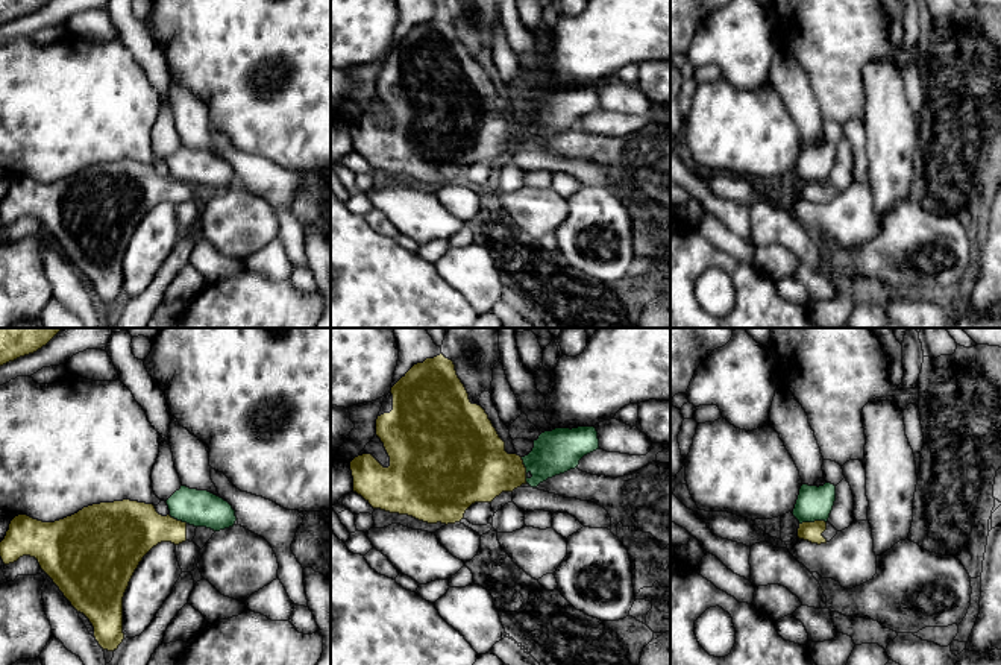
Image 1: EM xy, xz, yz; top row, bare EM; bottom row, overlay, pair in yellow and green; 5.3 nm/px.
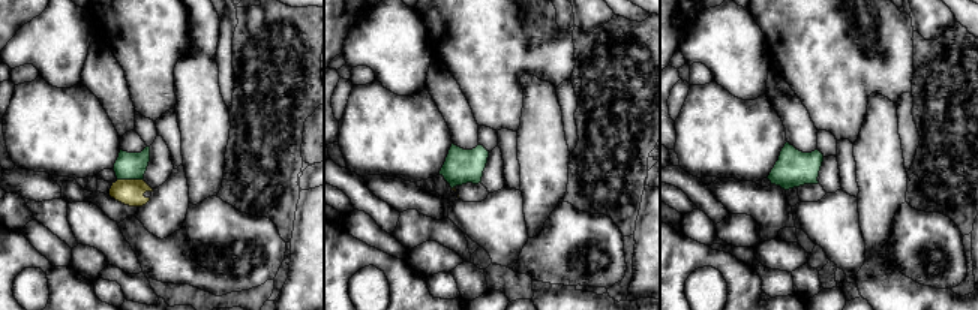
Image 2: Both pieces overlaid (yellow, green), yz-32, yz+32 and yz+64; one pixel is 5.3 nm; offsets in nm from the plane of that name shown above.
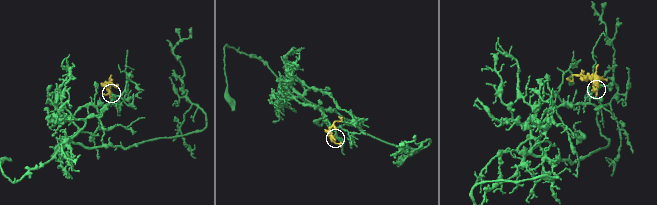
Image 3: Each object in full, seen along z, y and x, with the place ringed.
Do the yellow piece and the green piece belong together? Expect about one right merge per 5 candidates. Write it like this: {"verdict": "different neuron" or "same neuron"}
{"verdict": "different neuron"}

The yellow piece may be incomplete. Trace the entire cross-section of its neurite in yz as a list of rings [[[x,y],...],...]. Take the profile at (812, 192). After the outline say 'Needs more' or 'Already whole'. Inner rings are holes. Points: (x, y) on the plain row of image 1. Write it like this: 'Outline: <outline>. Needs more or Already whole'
Outline: [[[827,181],[802,182],[798,188],[798,197],[811,203],[827,203],[837,194],[837,190]]]. Needs more

